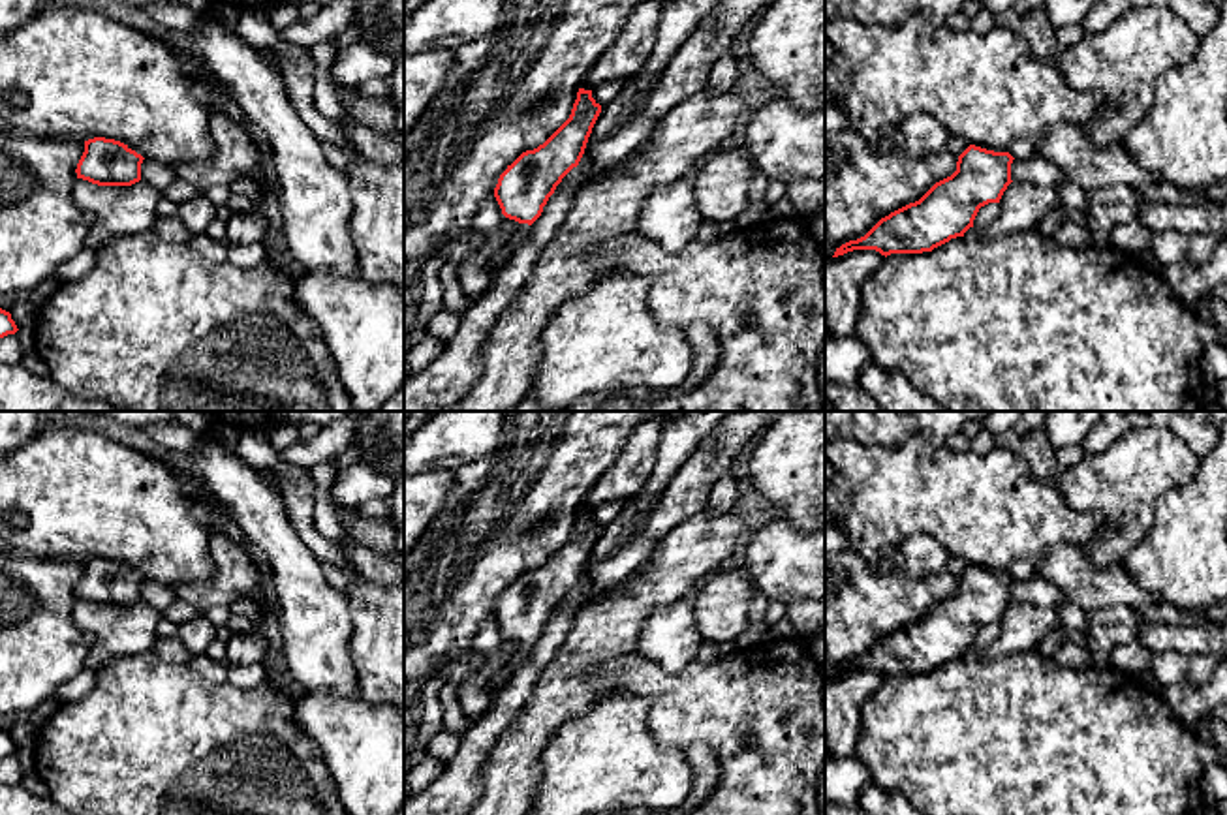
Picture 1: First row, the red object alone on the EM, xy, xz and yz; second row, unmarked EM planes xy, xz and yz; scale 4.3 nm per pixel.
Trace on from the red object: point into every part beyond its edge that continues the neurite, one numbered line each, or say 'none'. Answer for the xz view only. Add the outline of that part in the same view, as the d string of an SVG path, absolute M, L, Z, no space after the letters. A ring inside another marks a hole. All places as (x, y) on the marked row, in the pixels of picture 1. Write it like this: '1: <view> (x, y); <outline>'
1: xz (630, 104); M639 75L626 81L620 96L614 98L609 105L601 107L601 113L592 128L584 154L577 167L586 165L594 146L607 141L611 135L614 135L626 124L633 122L645 111L652 88L641 92Z

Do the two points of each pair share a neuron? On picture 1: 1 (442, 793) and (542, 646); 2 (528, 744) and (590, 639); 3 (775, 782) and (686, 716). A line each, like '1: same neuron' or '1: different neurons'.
1: same neuron
2: same neuron
3: same neuron

